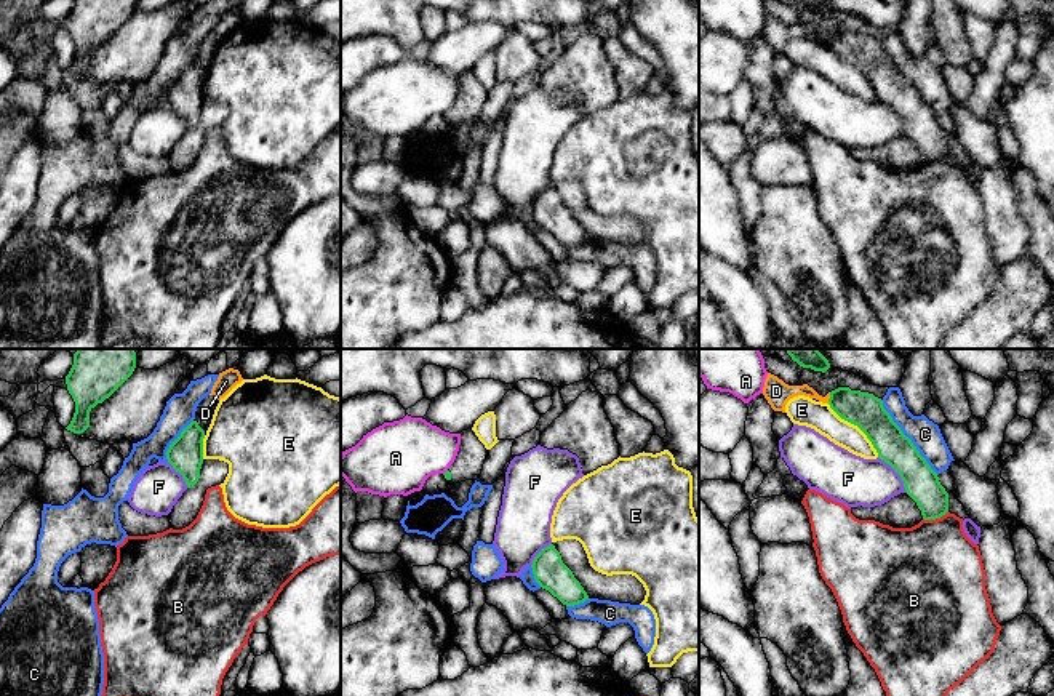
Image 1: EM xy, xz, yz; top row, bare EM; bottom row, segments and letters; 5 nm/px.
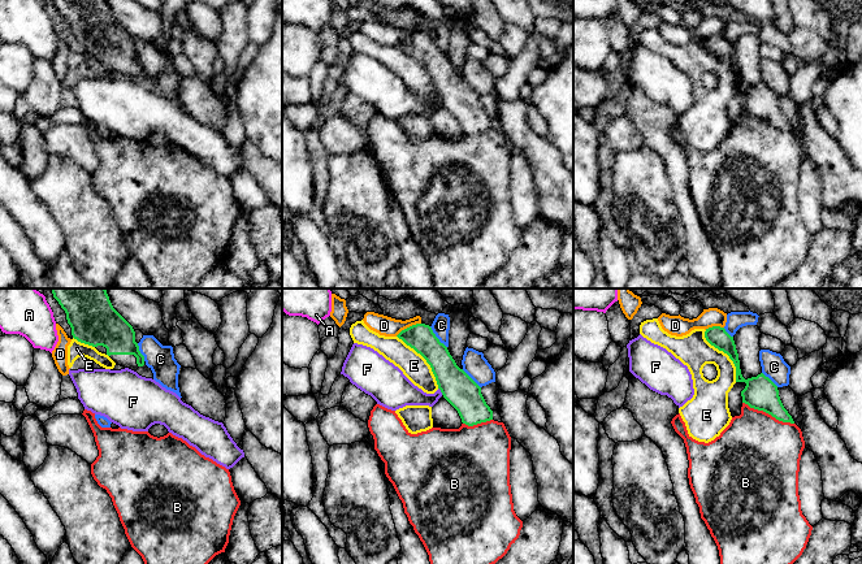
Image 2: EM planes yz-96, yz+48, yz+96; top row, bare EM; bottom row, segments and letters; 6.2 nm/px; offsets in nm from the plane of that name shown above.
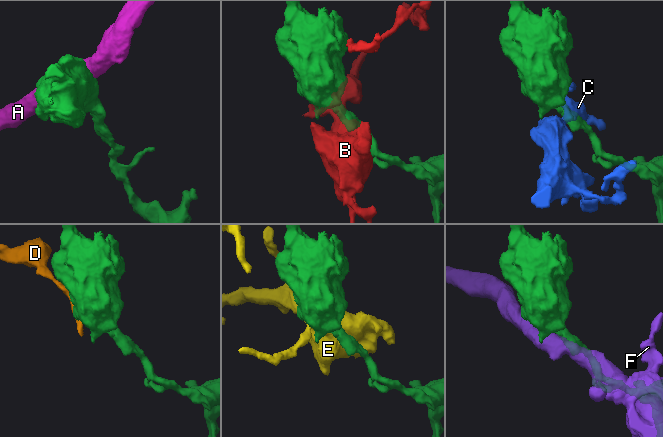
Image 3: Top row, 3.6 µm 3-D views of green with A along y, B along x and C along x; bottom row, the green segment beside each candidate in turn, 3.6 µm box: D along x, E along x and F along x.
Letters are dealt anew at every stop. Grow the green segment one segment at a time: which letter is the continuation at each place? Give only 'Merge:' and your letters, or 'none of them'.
Merge: none of them

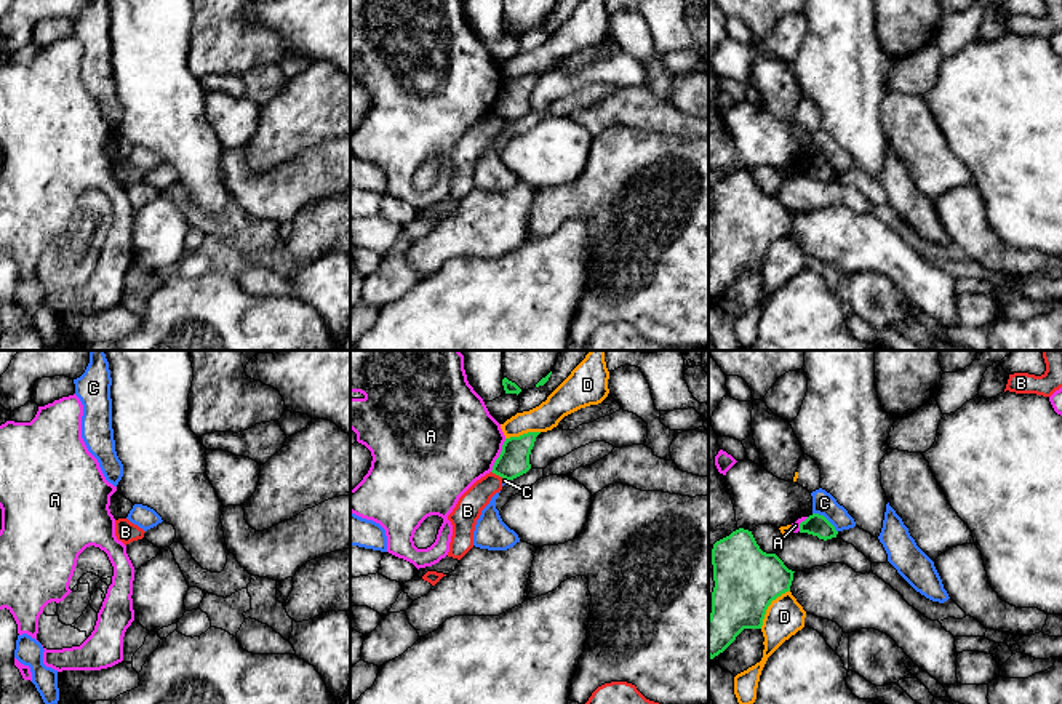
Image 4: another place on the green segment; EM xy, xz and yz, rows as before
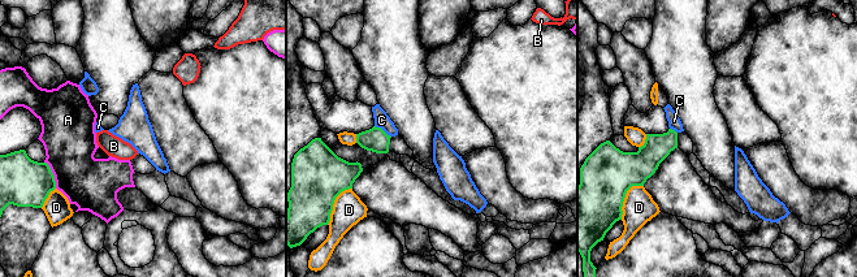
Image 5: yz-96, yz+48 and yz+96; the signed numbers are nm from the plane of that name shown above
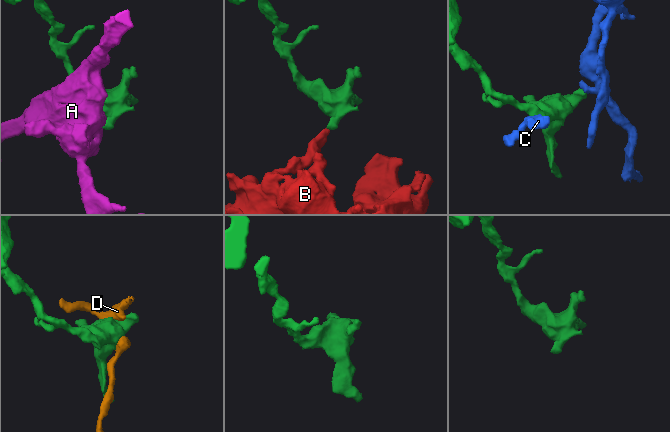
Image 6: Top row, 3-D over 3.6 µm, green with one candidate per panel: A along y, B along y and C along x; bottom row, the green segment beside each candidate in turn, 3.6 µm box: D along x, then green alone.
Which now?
Merge: none of them

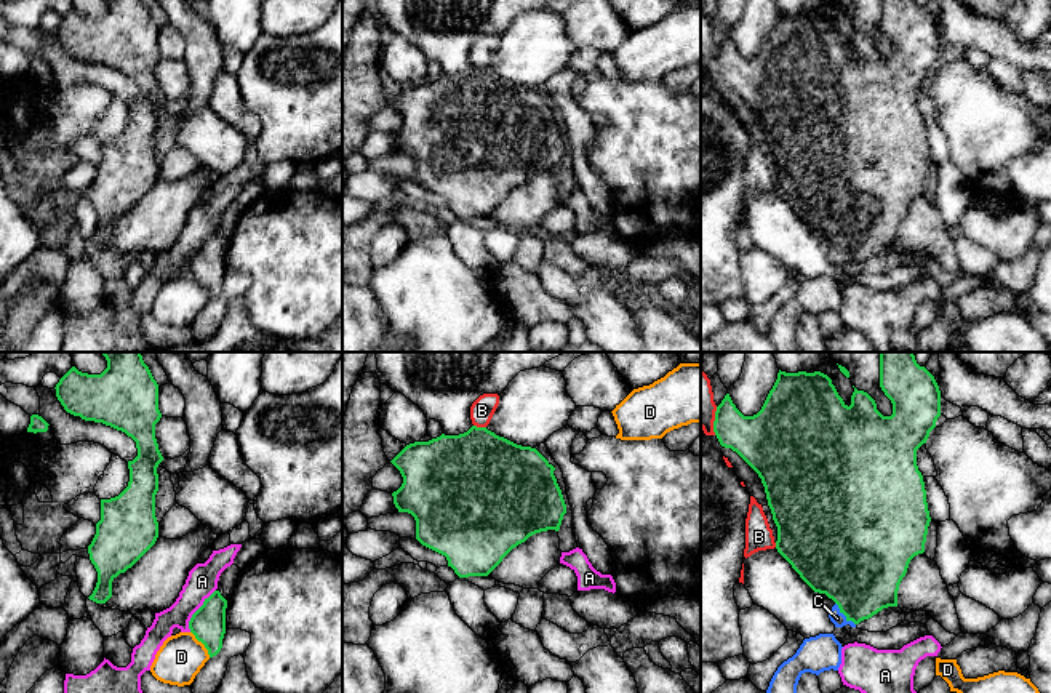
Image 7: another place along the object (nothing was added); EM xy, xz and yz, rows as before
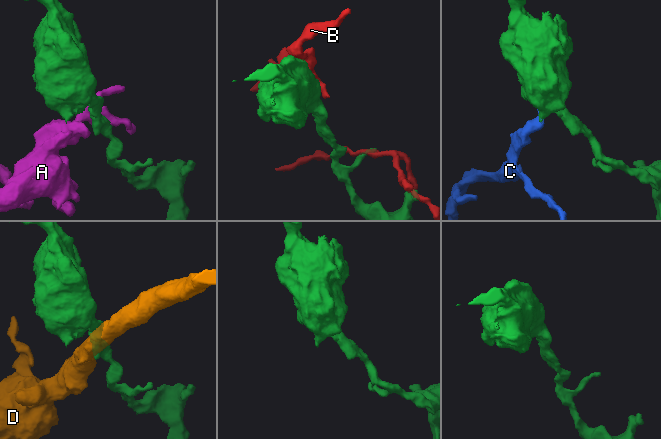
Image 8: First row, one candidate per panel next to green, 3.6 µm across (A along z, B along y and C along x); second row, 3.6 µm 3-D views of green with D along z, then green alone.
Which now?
Merge: C

